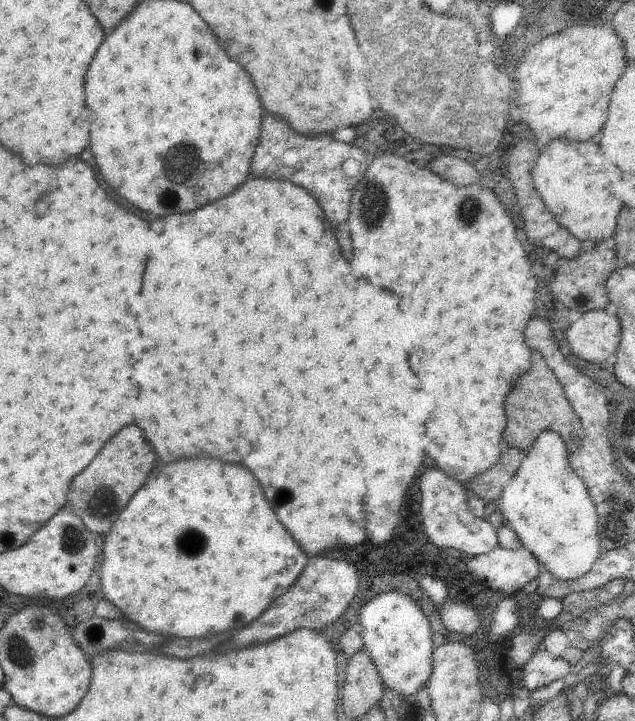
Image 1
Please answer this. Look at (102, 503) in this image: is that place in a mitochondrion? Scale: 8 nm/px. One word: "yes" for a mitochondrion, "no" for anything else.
yes

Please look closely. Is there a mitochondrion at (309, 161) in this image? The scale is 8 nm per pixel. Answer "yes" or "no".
no

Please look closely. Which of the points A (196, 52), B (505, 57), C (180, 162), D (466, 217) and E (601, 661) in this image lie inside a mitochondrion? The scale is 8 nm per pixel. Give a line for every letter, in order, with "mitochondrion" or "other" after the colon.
A: mitochondrion
B: other
C: mitochondrion
D: mitochondrion
E: other

